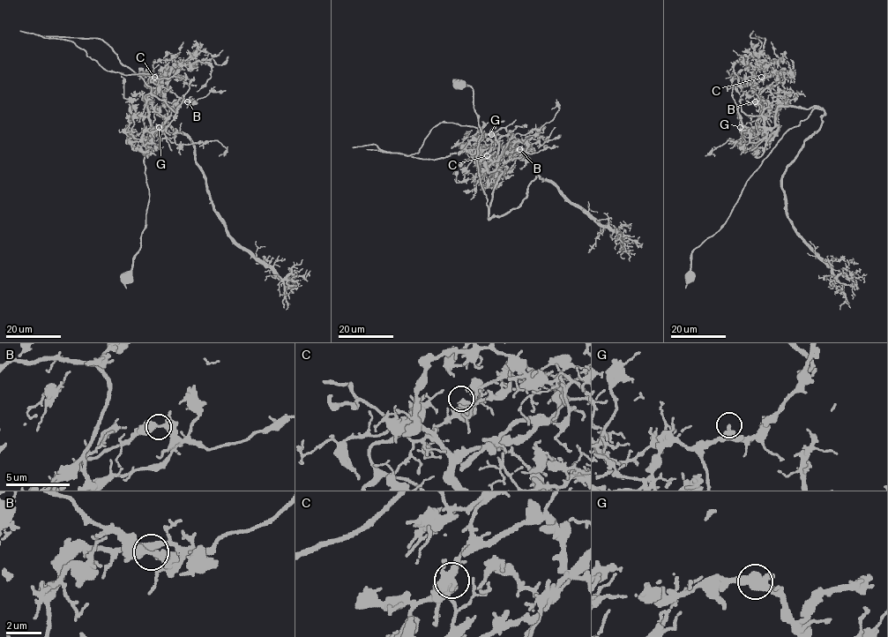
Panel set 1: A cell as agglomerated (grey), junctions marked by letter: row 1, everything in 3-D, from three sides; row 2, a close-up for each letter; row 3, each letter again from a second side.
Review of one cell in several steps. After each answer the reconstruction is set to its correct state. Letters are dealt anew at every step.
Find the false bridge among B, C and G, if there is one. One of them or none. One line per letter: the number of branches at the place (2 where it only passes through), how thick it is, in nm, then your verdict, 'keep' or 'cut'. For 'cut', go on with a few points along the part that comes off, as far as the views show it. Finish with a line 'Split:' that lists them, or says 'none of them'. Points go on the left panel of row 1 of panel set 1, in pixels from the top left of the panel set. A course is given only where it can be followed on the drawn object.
B: 2 branches meet; 440 nm thick; cut; foreign part runs (187, 101), (172, 116), (100, 39), (49, 37), (124, 75), (168, 78), (206, 63), (211, 77), (197, 92)
C: 2 branches meet; 440 nm thick; keep
G: 2 branches meet; 440 nm thick; keep
Split: B

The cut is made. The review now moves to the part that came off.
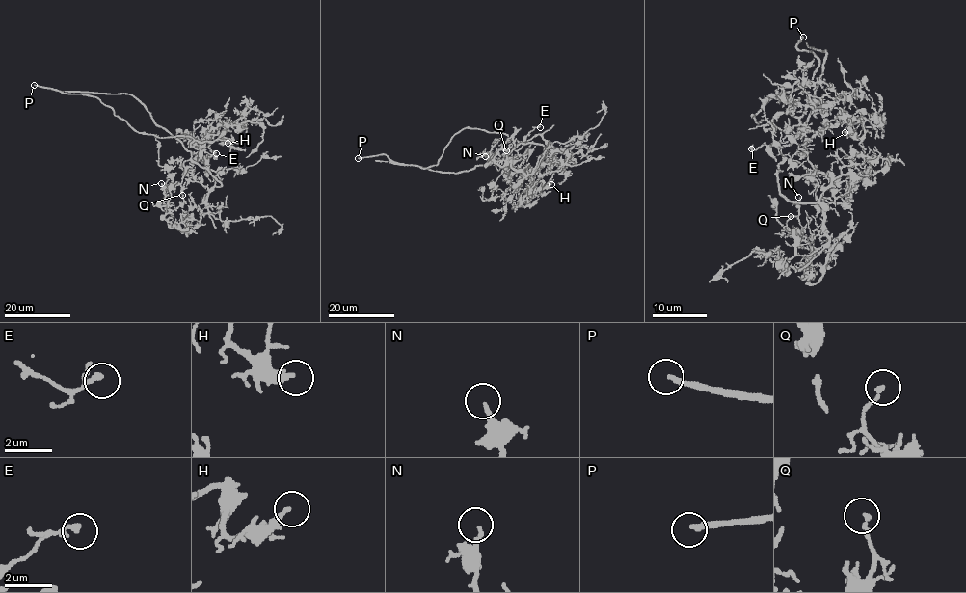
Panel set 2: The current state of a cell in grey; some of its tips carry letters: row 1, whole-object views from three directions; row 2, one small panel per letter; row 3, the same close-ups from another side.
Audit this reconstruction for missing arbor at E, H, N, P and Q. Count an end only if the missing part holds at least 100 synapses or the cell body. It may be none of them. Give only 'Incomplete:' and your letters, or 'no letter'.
Incomplete: P

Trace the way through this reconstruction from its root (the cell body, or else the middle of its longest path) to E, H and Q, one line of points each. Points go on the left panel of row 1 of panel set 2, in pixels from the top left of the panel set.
E: (101, 93), (69, 92), (95, 96), (139, 132), (159, 137), (191, 137), (193, 147), (216, 153)
H: (101, 93), (69, 92), (95, 96), (139, 132), (212, 142), (223, 132), (222, 125), (208, 132), (228, 143)
Q: (101, 93), (132, 94), (221, 183), (187, 236), (165, 218), (182, 202), (182, 195)

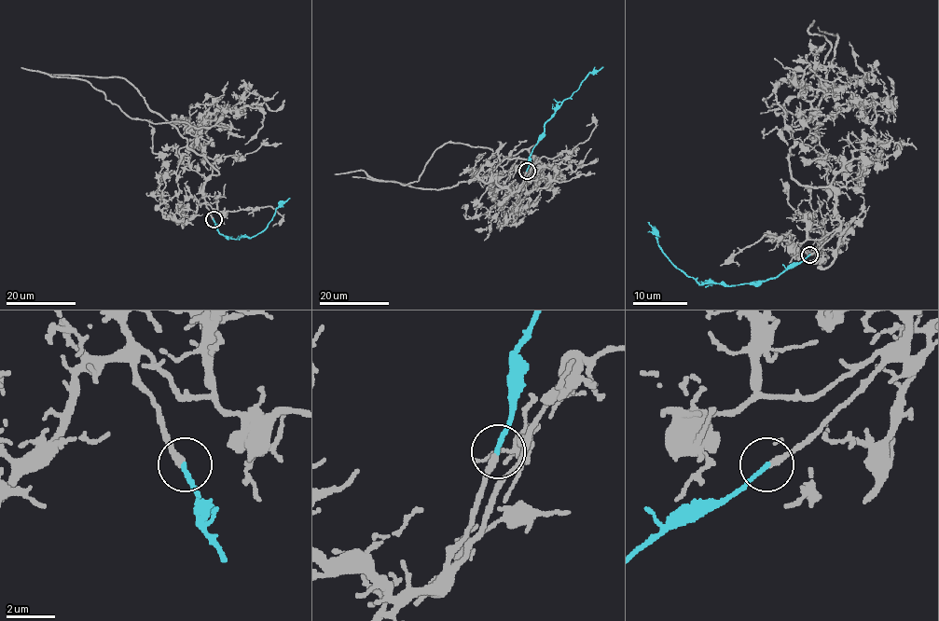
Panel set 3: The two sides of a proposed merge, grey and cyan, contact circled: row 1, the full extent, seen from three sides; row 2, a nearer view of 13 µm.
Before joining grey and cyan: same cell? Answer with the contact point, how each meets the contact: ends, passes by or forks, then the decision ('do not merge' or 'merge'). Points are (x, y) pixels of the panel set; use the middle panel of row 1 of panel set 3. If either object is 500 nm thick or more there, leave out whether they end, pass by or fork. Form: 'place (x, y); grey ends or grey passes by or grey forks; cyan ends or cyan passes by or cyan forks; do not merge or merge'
place (527, 171); grey ends; cyan ends; merge

